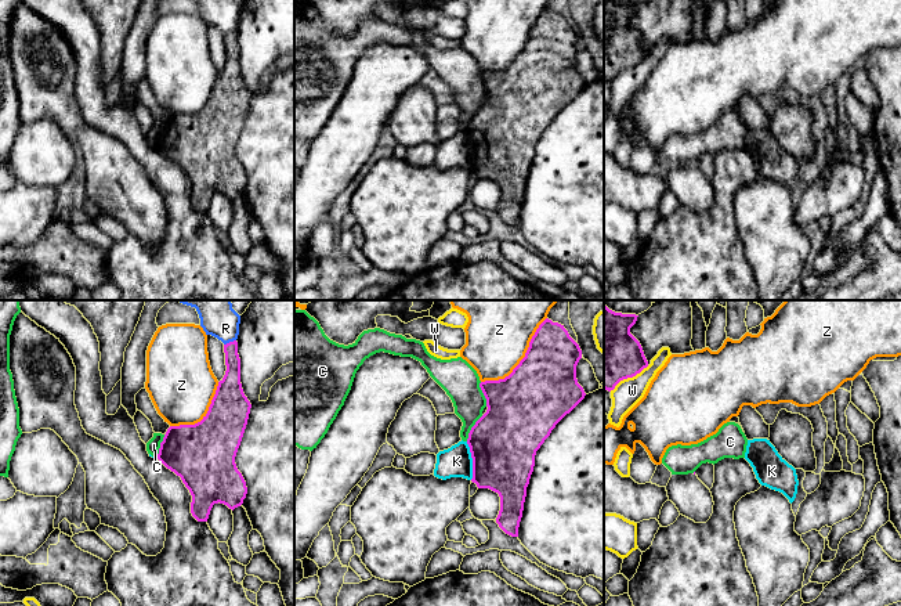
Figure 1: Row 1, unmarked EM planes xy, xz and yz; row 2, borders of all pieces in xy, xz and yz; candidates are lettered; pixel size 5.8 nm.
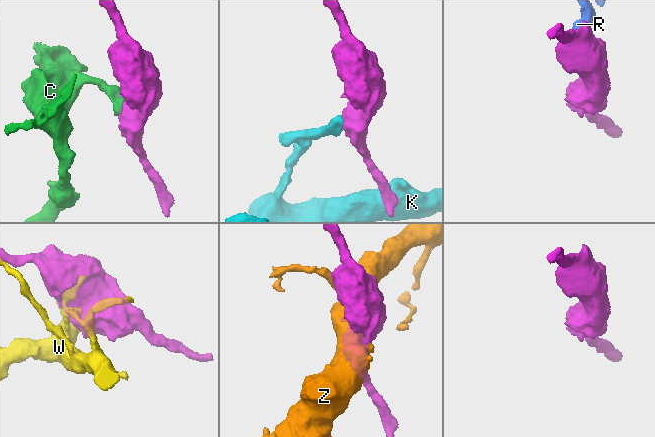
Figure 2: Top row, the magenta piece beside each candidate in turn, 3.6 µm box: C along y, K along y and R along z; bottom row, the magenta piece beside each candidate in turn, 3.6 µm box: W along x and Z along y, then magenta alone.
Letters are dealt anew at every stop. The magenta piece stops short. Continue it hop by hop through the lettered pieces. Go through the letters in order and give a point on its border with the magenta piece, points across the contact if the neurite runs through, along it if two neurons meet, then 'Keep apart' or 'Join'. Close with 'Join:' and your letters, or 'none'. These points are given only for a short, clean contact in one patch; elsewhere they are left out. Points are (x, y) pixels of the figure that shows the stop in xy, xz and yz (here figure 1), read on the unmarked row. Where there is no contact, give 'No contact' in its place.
C: Touches magenta at xz (471, 118). Boundary: xz (482, 105), (471, 118), (466, 130). Keep apart
K: Touches magenta at xz (473, 151). Boundary: xz (466, 132), (471, 148), (471, 169). Keep apart
R: Touches magenta at xy (230, 32). Boundary: xy (235, 29), (224, 35). Keep apart
W: Touches magenta at yz (629, 67). Keep apart
Z: Touches magenta at xz (521, 50). Keep apart
Join: none

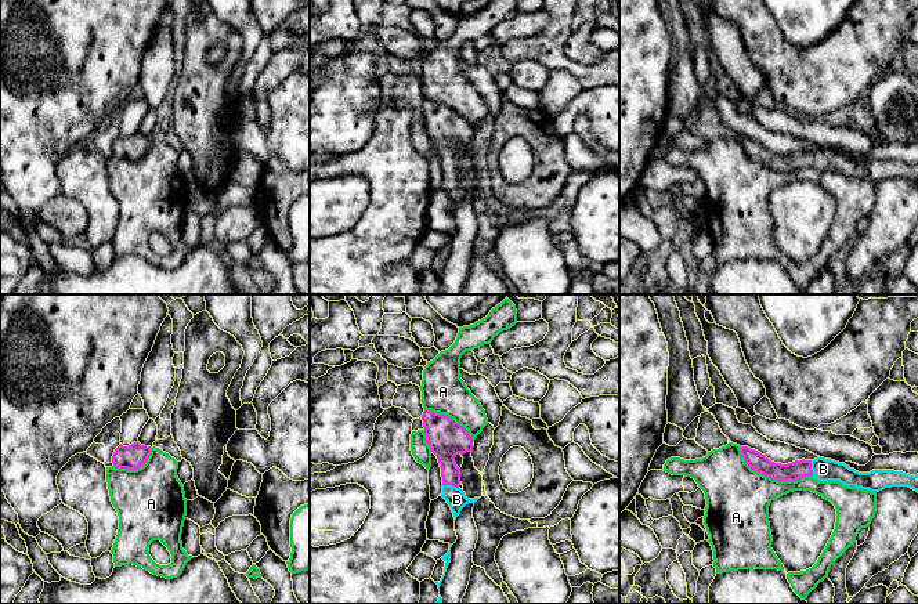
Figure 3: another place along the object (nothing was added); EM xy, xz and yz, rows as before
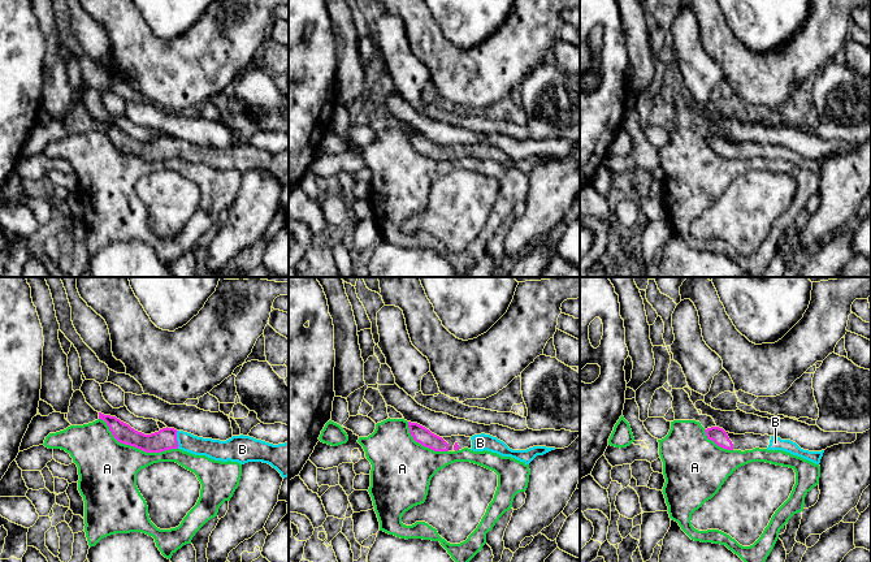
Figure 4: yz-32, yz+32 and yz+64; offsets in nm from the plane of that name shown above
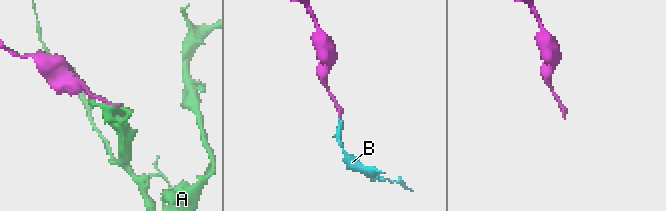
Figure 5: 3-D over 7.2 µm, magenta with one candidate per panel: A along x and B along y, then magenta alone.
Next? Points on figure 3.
A: Touches magenta at yz (772, 167). Keep apart
B: Touches magenta at xz (451, 174). Path across: xz (447, 131), (451, 174), (451, 183), (456, 190). Join
Join: B

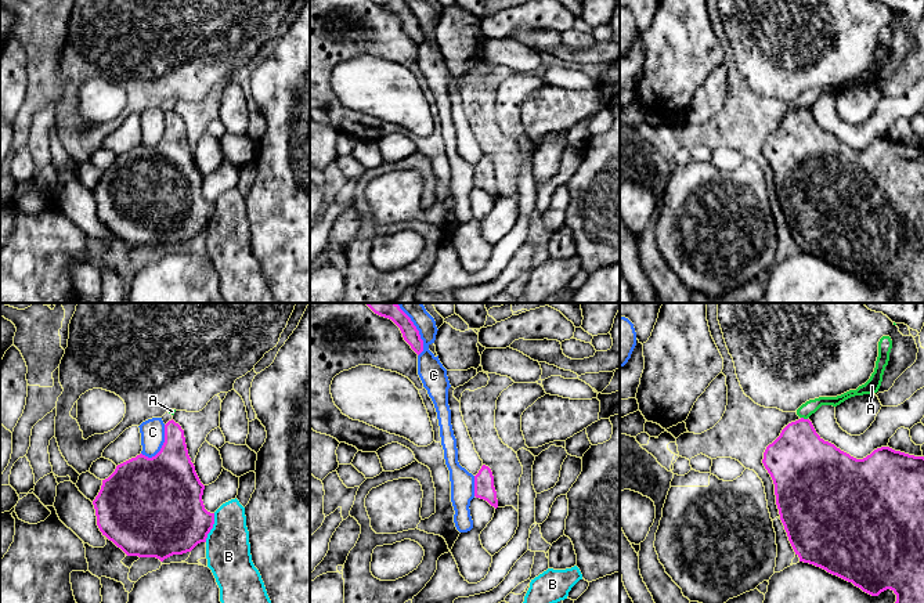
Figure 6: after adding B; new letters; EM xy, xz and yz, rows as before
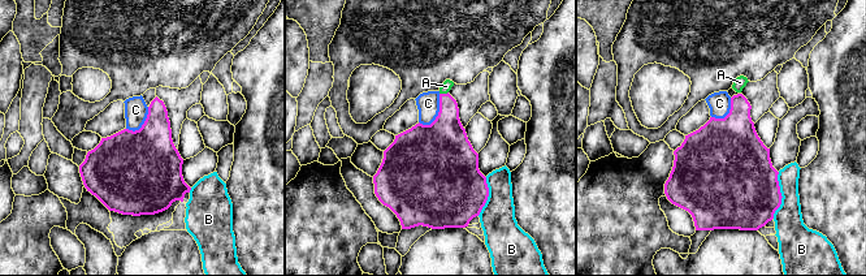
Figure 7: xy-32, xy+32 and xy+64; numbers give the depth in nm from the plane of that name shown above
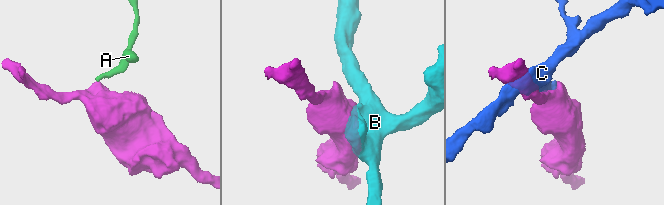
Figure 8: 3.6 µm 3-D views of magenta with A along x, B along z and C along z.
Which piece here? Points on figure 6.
A: Touches magenta at yz (802, 108). Boundary: yz (801, 107), (807, 109). Keep apart
B: Touches magenta at xy (212, 217). Boundary: xy (215, 203), (215, 212), (205, 231). Keep apart
C: Touches magenta at xz (418, 24). Keep apart
Join: none

